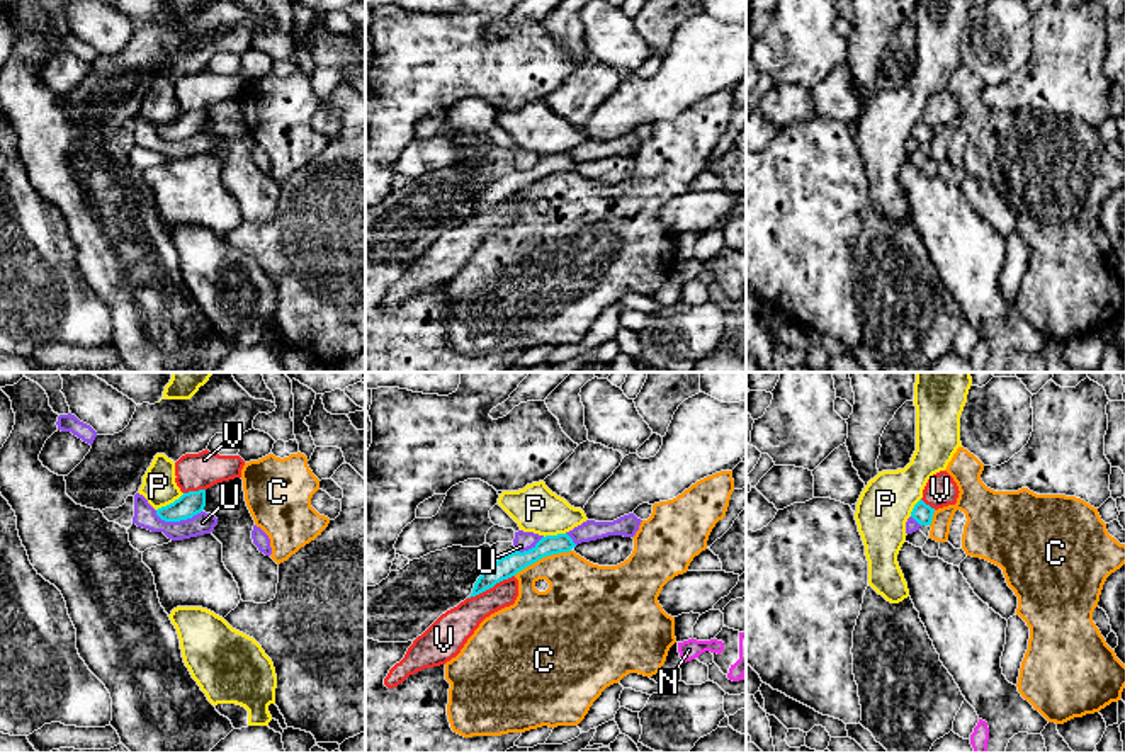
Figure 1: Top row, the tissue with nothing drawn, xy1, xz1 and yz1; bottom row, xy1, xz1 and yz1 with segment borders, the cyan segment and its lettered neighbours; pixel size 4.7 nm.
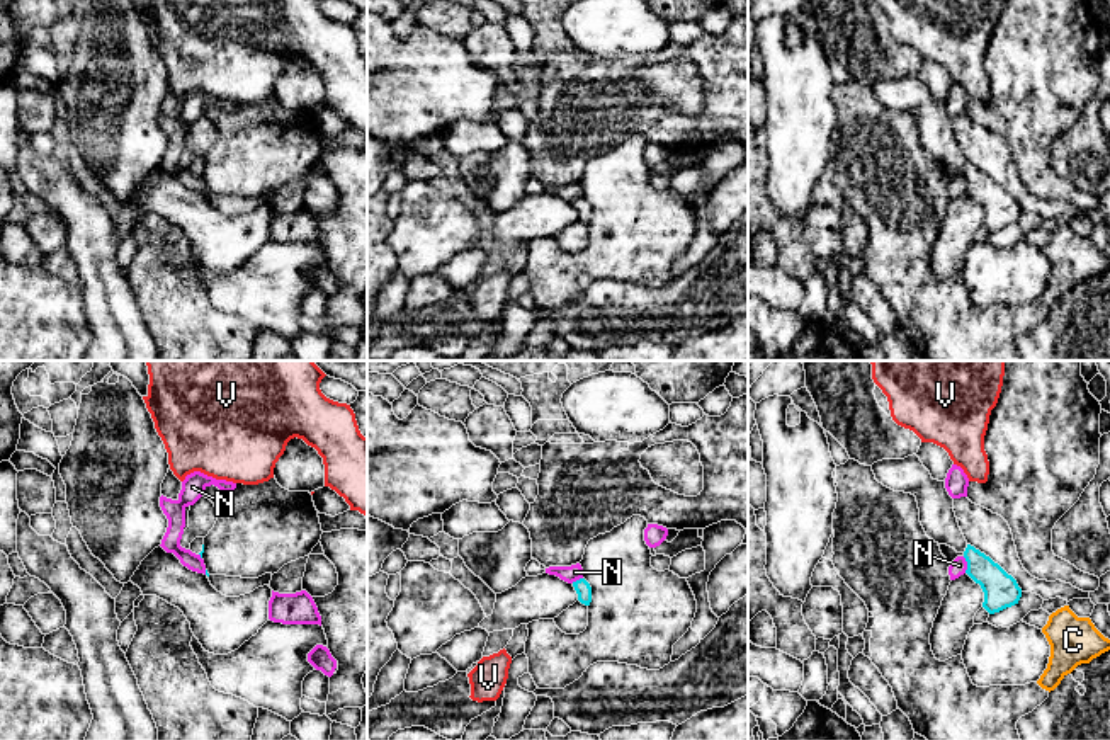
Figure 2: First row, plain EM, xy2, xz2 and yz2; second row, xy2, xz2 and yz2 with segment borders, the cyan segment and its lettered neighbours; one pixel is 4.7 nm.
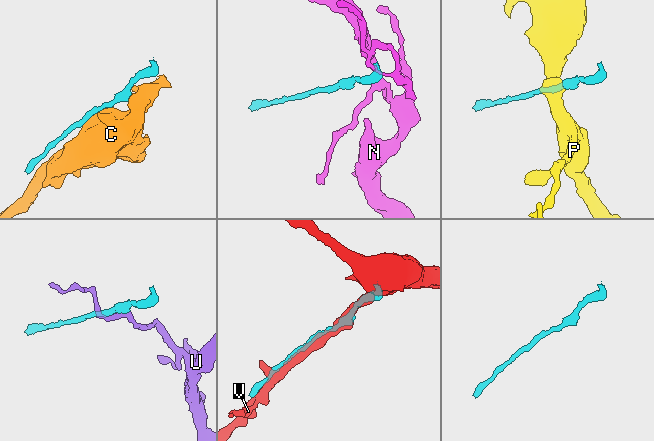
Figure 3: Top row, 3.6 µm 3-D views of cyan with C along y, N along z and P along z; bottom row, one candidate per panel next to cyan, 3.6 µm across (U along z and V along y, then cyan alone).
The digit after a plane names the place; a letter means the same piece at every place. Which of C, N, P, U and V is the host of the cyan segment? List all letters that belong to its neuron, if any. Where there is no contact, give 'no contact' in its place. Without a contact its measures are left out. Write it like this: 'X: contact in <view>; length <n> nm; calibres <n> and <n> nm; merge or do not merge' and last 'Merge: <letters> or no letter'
C: contact in xz1; length 300 nm; calibres 110 and 320 nm; do not merge
N: contact in yz2; length 80 nm; calibres 160 and 80 nm; do not merge
P: contact in xy1; length 160 nm; calibres 120 and 160 nm; do not merge
U: contact in xy1; length 220 nm; calibres 120 and 110 nm; do not merge
V: contact in xz1; length 260 nm; calibres 110 and 170 nm; do not merge
Merge: no letter

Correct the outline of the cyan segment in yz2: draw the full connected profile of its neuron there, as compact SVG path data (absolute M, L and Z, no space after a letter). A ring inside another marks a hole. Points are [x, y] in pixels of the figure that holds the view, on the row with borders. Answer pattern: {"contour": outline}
{"contour": "M916 454L904 459L877 461L872 464L872 471L884 487L916 497L920 522L930 539L964 555L966 573L981 585L984 592L983 607L989 614L1018 604L1022 589L1017 580L966 541L945 481L933 480Z"}

